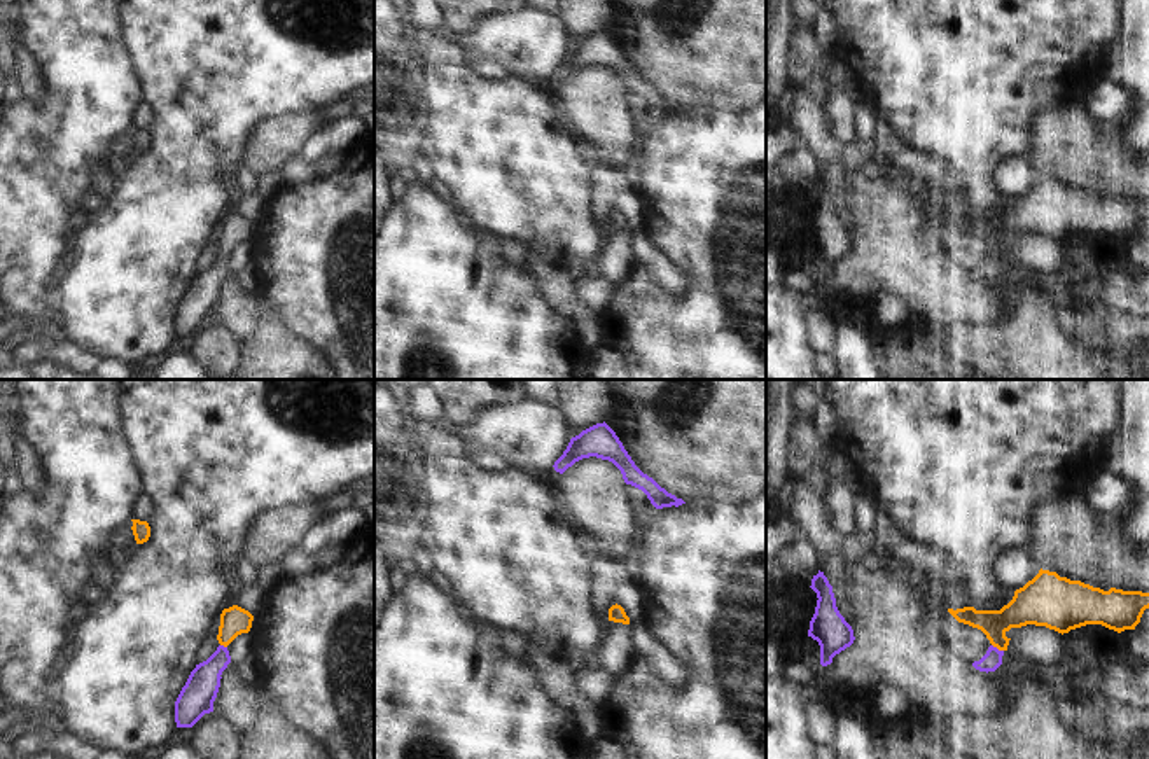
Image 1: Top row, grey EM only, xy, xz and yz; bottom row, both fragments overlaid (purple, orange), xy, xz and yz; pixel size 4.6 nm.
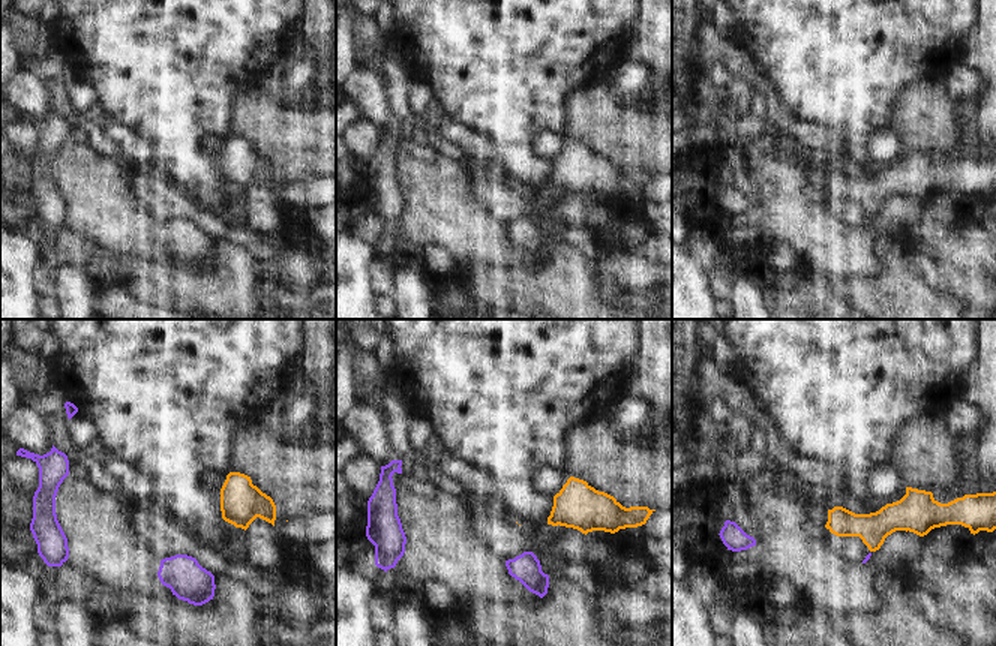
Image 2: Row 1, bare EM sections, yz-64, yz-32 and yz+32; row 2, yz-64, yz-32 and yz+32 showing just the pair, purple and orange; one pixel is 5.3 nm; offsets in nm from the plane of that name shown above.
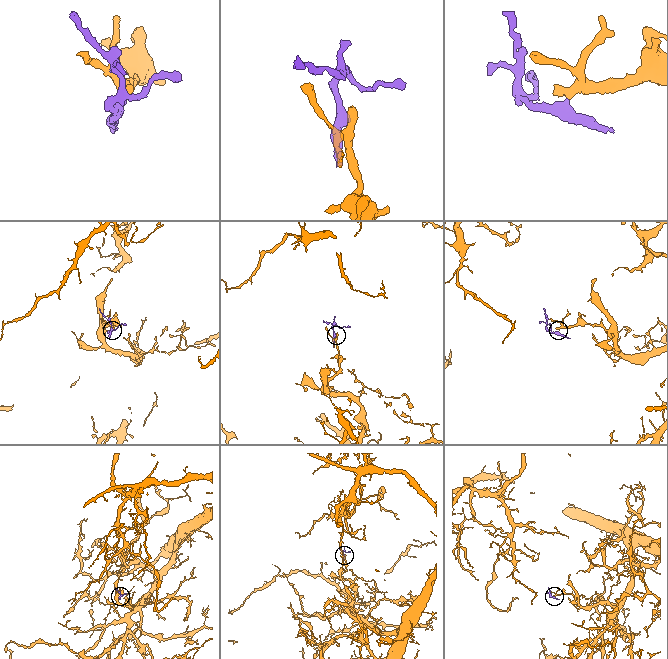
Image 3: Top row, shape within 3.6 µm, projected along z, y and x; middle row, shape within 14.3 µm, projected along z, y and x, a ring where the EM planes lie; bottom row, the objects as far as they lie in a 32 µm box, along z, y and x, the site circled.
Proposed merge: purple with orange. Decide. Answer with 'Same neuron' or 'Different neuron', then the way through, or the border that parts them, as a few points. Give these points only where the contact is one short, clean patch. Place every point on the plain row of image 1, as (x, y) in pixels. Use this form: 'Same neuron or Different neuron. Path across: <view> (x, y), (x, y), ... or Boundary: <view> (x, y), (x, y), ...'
Same neuron. Path across: yz (992, 268), (995, 256), (997, 240), (1030, 214)

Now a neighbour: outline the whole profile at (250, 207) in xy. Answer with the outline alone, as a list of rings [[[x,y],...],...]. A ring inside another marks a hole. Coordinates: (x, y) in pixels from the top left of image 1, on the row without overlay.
[[[236,192],[233,205],[234,205],[234,213],[255,224],[266,203],[257,192],[252,192],[252,194]]]

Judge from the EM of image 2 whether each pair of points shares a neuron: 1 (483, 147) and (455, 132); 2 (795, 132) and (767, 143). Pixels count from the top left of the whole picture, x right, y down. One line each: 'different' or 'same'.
1: same
2: different

